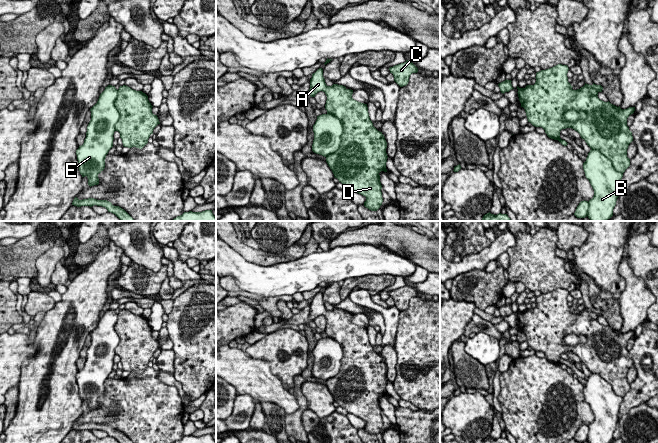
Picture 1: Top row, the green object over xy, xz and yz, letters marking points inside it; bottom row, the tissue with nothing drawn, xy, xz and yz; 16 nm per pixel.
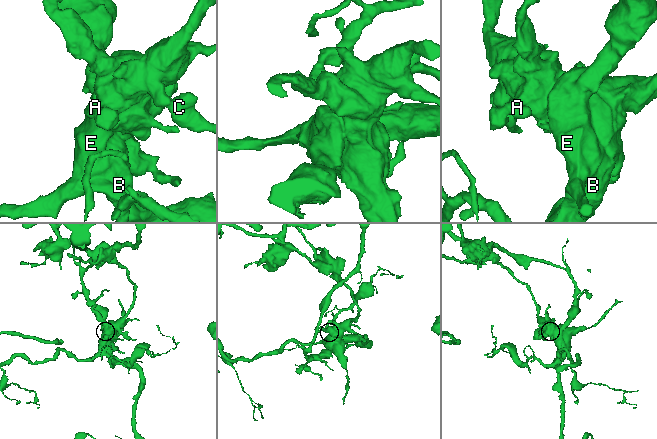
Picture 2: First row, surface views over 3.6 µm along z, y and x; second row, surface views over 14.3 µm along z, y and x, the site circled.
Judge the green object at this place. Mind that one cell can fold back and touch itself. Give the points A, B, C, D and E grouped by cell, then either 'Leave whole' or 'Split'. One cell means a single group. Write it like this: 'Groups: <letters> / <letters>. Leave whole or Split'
Groups: A C D / B E. Split

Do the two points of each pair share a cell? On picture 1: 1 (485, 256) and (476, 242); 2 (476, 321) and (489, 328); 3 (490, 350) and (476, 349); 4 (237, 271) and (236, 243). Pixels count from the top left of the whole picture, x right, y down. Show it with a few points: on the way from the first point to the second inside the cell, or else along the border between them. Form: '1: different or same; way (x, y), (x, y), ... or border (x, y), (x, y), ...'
1: different; border (491, 243), (478, 252), (467, 254), (460, 261)
2: same; way (479, 324), (486, 326)
3: same; way (487, 350), (479, 349)
4: different; border (226, 242), (246, 260), (256, 264)

